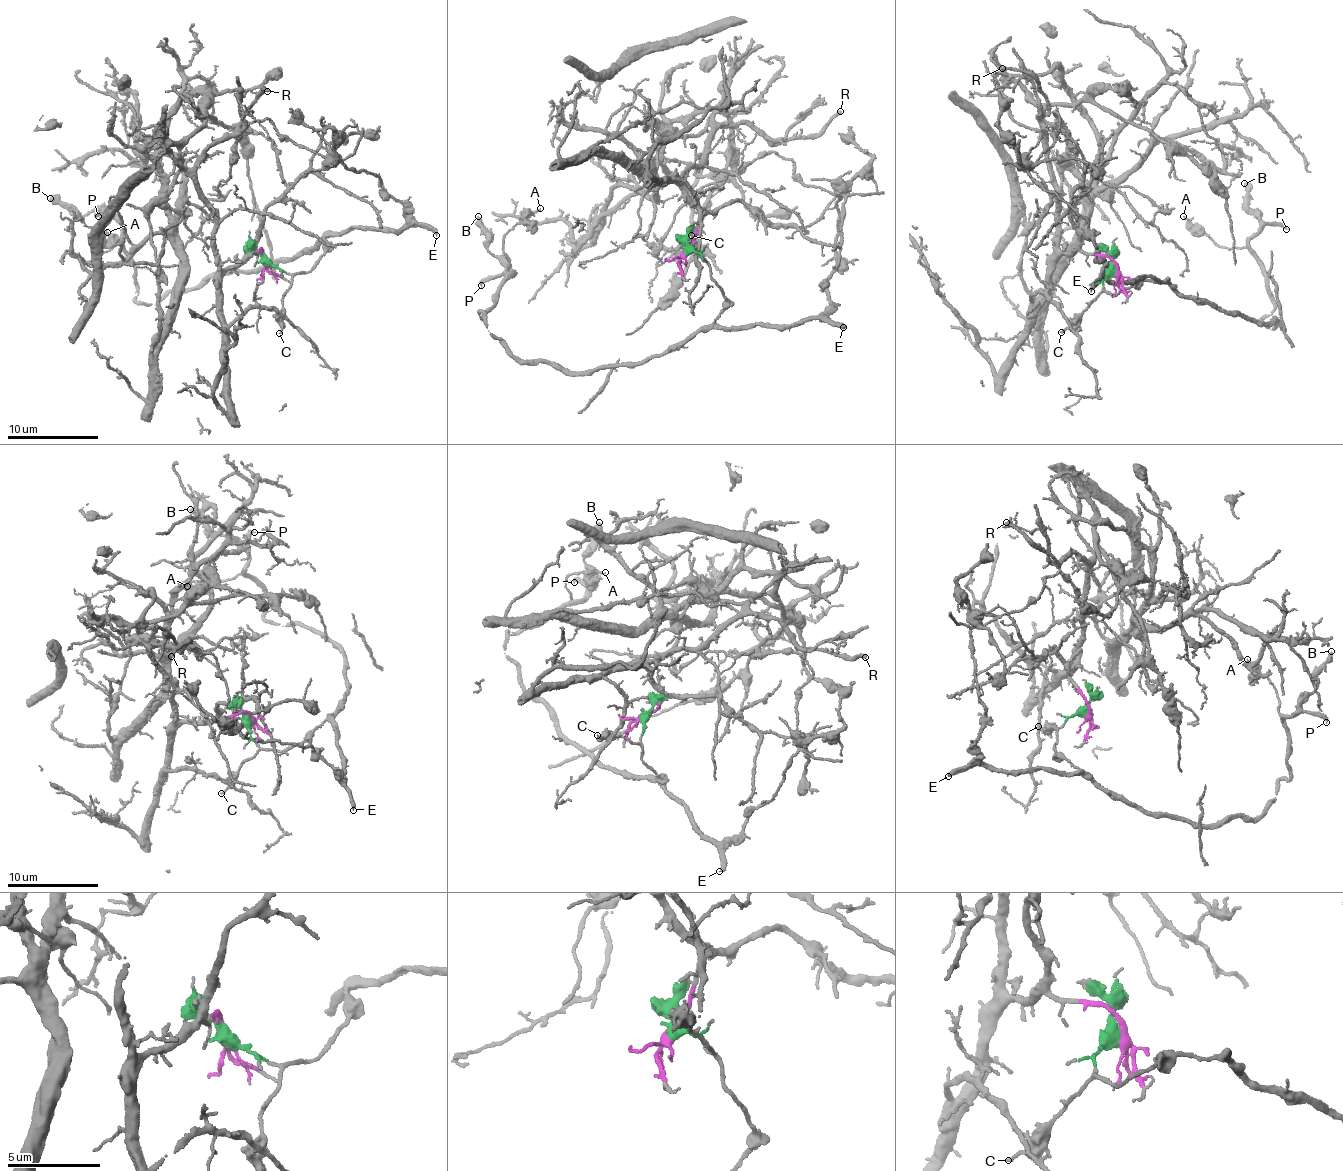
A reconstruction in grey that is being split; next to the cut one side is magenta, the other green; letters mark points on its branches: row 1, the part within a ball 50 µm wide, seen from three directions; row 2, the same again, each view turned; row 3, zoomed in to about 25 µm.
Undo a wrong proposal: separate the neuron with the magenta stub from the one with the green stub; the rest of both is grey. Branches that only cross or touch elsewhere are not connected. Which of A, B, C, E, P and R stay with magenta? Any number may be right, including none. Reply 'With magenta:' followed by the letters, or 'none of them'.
With magenta: R

